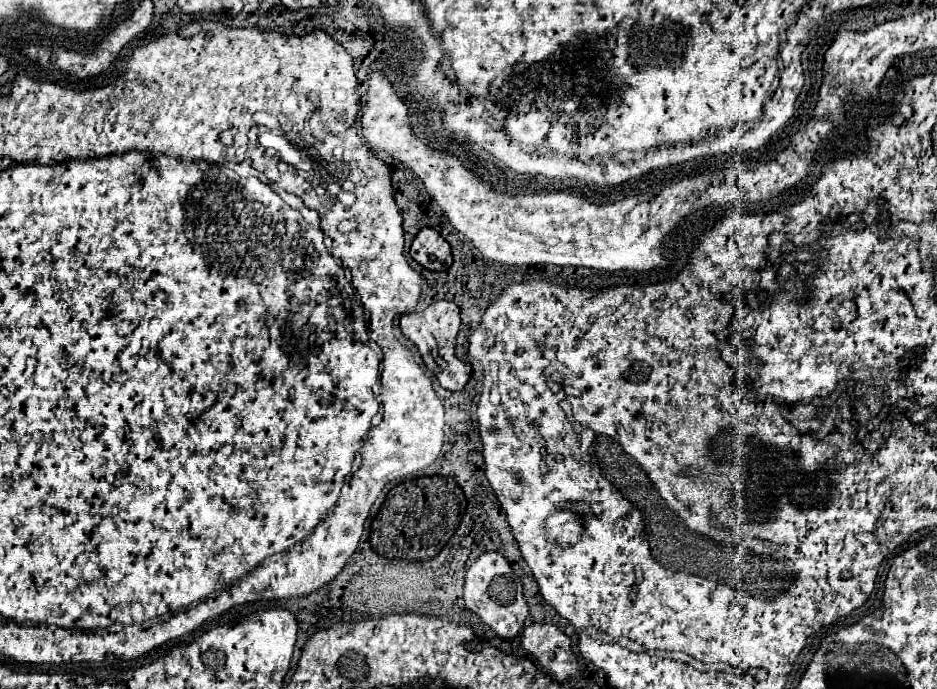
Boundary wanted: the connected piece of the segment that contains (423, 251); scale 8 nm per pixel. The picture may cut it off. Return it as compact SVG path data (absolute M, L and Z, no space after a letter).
M423 228L415 236L409 254L417 264L421 264L423 268L427 268L431 272L447 270L453 262L447 240L433 228Z

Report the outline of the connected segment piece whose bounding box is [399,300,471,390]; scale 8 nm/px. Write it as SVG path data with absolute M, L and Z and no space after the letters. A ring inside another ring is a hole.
M433 302L431 306L427 306L423 312L411 312L411 314L403 314L399 328L403 332L405 338L409 338L417 350L423 356L423 362L427 366L437 366L435 376L439 380L439 384L447 390L463 390L463 386L467 384L469 376L471 376L471 366L467 362L461 362L455 356L455 338L457 338L457 330L459 330L461 318L459 318L459 308L451 302Z

